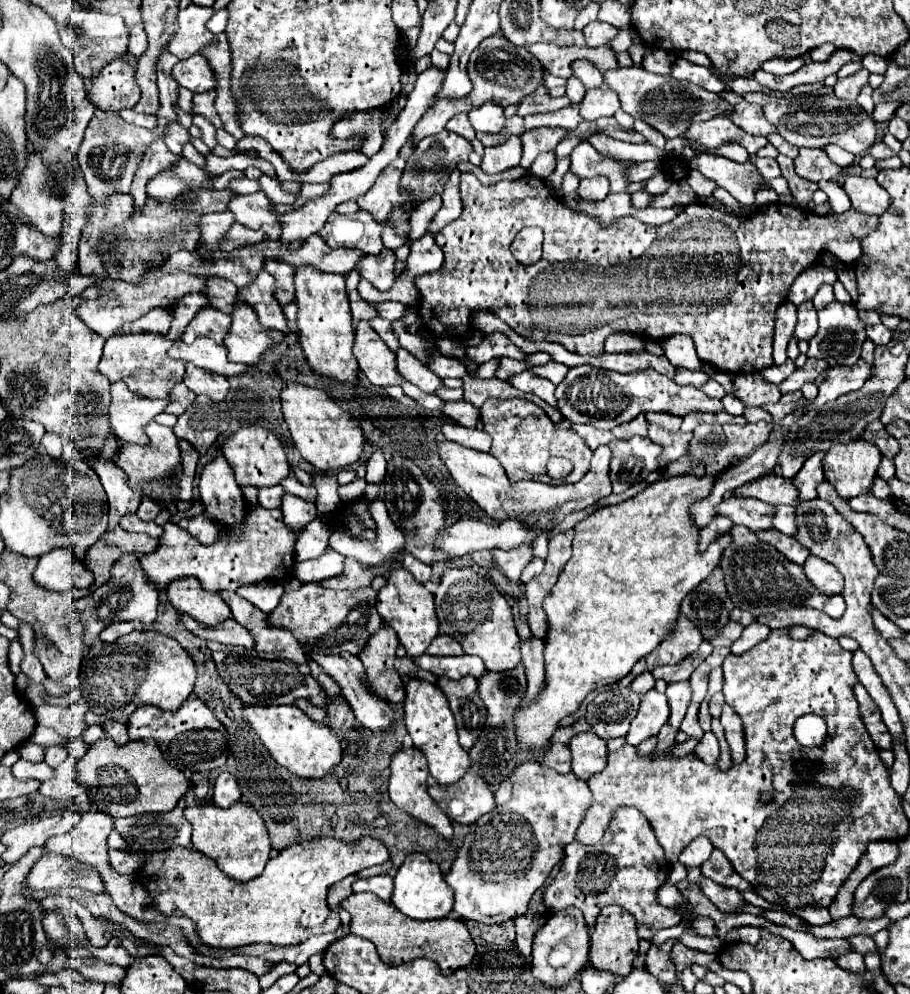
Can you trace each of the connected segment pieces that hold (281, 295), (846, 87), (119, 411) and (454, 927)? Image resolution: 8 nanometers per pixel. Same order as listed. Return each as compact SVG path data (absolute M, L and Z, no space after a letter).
M274 259L264 261L264 269L276 279L276 299L284 307L290 301L294 301L294 267L288 267L288 263L280 263Z
M860 69L858 73L854 73L850 77L838 79L838 83L834 85L834 95L842 101L856 101L858 93L866 81L868 81L868 71Z
M114 383L110 387L112 403L108 407L108 423L112 433L126 443L146 445L148 437L144 433L144 425L152 421L158 413L162 413L168 405L164 399L140 399L132 391L128 391L126 383Z
M354 893L340 903L350 915L350 931L358 937L372 941L378 949L378 955L388 965L408 963L412 959L424 957L440 965L444 975L452 975L460 967L468 967L476 953L476 945L466 929L464 921L440 919L440 921L414 921L402 915L392 903L378 899L372 893Z

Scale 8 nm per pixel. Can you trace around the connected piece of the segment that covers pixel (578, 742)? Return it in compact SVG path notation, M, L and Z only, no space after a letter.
M592 731L572 737L572 743L568 743L568 747L572 751L572 771L582 781L586 781L590 775L606 767L608 761L606 741L596 737Z

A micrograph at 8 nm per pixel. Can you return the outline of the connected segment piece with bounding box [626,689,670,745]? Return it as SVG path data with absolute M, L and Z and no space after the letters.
M656 689L642 695L642 703L638 709L638 715L630 723L630 731L626 735L626 741L630 745L640 745L644 739L656 735L660 727L668 721L670 707L664 693L658 693Z

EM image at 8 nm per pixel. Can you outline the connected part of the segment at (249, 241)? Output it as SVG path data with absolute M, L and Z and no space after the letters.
M234 223L232 229L224 235L222 243L220 243L220 249L226 249L226 251L232 251L236 247L244 247L244 245L254 245L262 241L262 233L260 231L252 231L252 229L246 229L242 227L240 223Z

